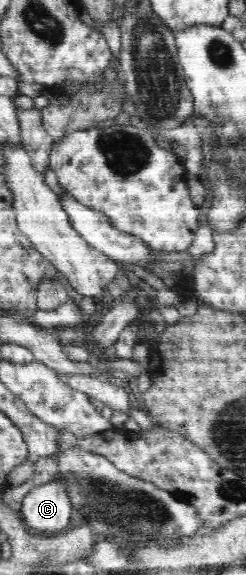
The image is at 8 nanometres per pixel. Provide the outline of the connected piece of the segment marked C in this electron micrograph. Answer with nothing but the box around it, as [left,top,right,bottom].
[23,478,75,532]

